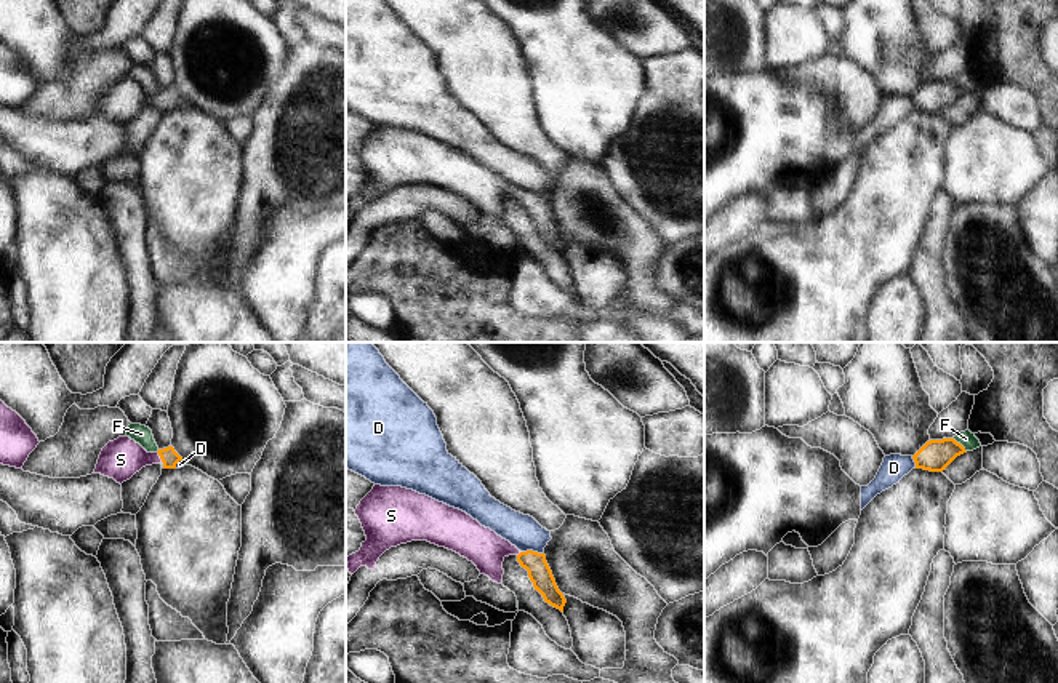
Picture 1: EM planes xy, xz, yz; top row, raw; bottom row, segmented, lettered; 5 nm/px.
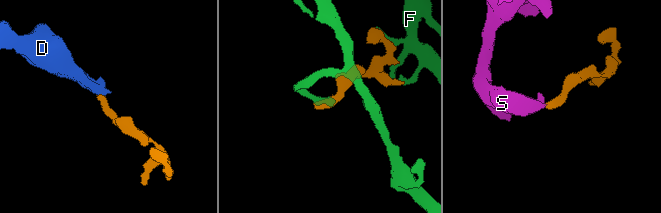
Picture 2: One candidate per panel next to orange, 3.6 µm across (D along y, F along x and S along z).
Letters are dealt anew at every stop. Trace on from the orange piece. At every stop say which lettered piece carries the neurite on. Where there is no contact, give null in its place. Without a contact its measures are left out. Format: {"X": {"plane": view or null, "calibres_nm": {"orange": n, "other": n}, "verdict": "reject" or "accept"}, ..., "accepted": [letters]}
{"D": {"plane": "xz", "calibres_nm": {"orange": 120, "other": 170}, "verdict": "reject"}, "F": {"plane": "yz", "calibres_nm": {"orange": 160, "other": 80}, "verdict": "reject"}, "S": {"plane": "xy", "calibres_nm": {"orange": 90, "other": 200}, "verdict": "accept"}, "accepted": ["S"]}

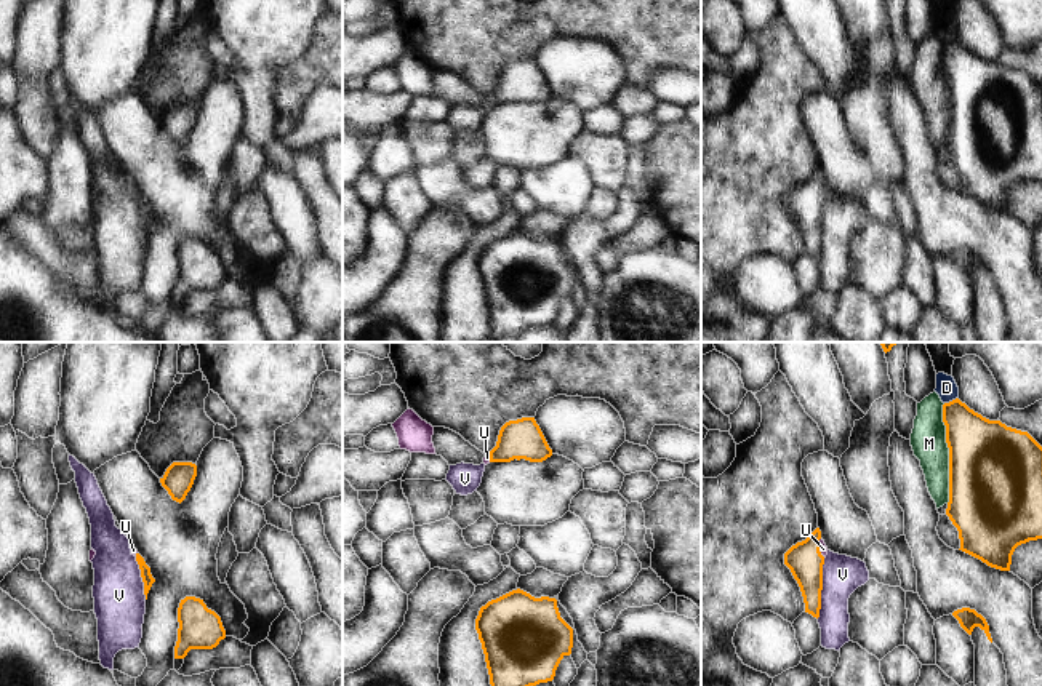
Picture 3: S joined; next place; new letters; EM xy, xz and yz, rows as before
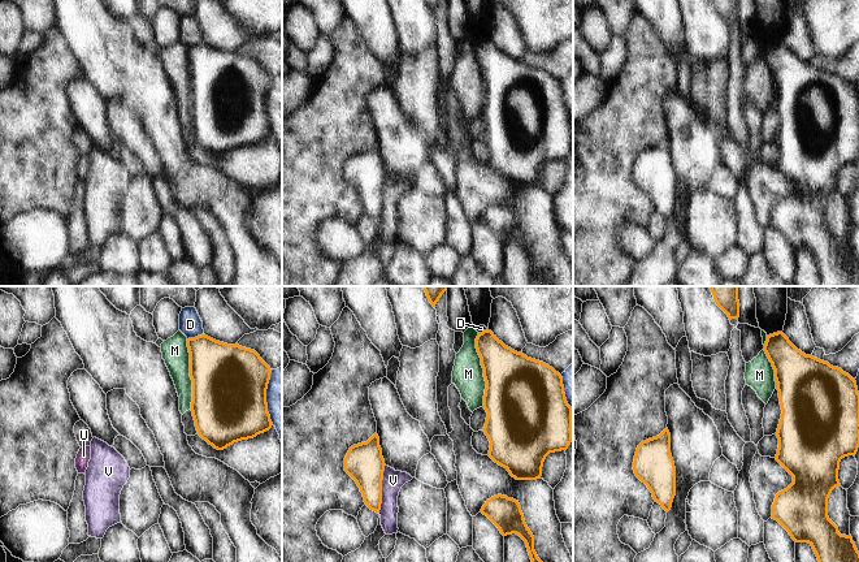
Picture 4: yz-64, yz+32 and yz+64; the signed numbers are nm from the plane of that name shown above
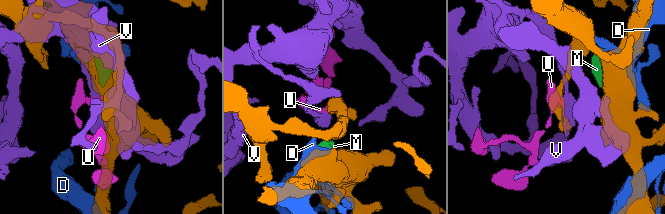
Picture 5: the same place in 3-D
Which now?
{"D": {"plane": "yz", "calibres_nm": {"orange": 280, "other": 110}, "verdict": "reject"}, "M": {"plane": "yz", "calibres_nm": {"orange": 460, "other": 180}, "verdict": "reject"}, "U": {"plane": "yz", "calibres_nm": {"orange": 180, "other": 40}, "verdict": "accept"}, "V": {"plane": "yz", "calibres_nm": {"orange": 180, "other": 200}, "verdict": "reject"}, "accepted": ["U"]}

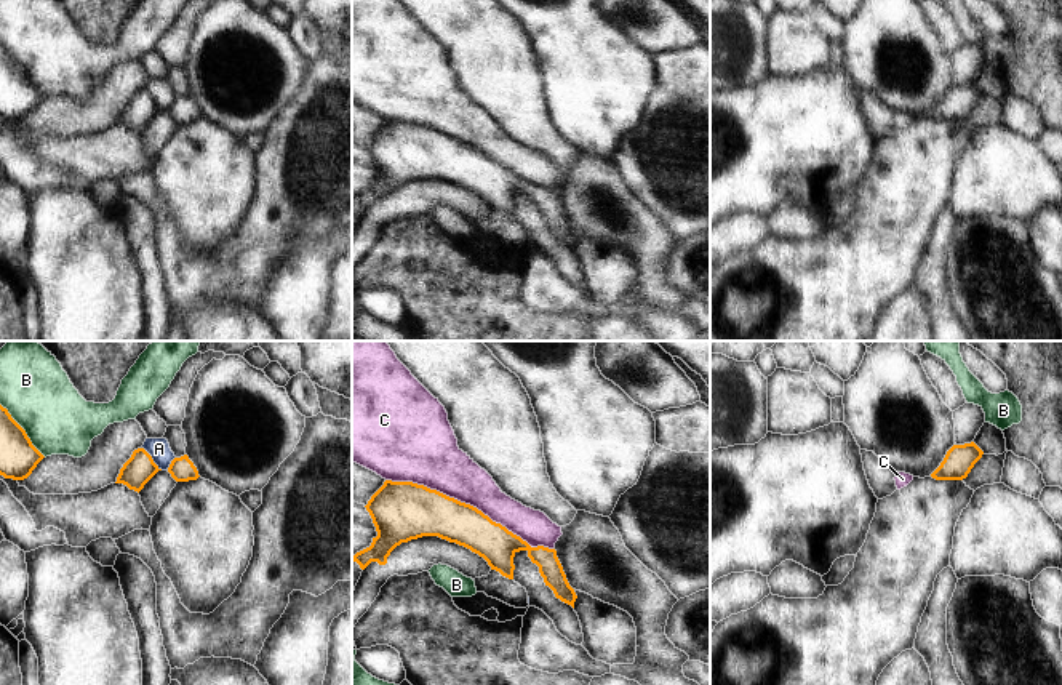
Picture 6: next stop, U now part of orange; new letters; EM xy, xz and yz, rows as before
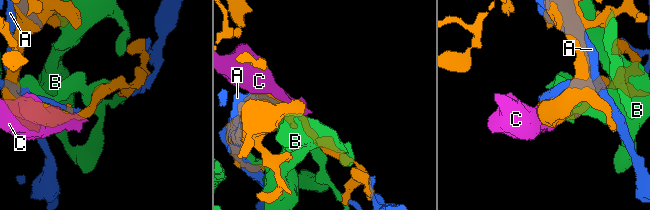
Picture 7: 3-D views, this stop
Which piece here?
{"A": {"plane": "xy", "calibres_nm": {"orange": 150, "other": 110}, "verdict": "reject"}, "B": {"plane": "xy", "calibres_nm": {"orange": 190, "other": 360}, "verdict": "reject"}, "C": {"plane": "xz", "calibres_nm": {"orange": 240, "other": 240}, "verdict": "reject"}, "accepted": []}

